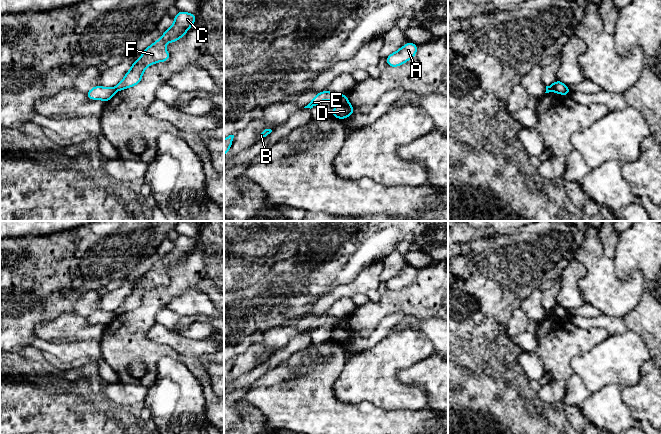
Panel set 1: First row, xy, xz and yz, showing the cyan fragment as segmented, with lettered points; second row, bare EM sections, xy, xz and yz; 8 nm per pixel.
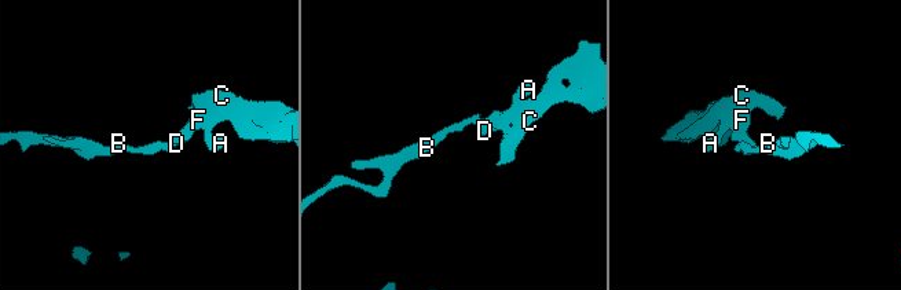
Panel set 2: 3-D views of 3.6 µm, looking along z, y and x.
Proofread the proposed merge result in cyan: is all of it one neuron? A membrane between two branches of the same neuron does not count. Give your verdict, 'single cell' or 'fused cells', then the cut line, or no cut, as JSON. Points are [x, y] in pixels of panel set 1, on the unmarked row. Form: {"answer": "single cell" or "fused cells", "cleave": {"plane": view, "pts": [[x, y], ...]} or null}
{"answer": "fused cells", "cleave": {"plane": "xz", "pts": [[339, 319], [339, 323], [336, 326]]}}

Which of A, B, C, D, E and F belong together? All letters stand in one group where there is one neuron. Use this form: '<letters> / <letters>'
A C D F / B E

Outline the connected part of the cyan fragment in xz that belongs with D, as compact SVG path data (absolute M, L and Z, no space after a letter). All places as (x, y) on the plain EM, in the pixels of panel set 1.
M339 319L339 325L336 326L332 340L339 343L345 343L354 337L354 332L347 323L347 319Z

